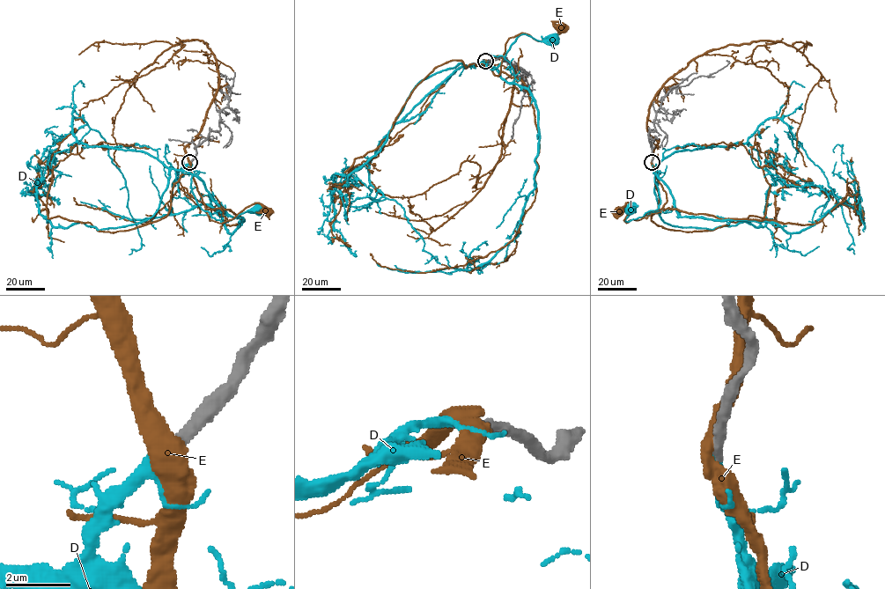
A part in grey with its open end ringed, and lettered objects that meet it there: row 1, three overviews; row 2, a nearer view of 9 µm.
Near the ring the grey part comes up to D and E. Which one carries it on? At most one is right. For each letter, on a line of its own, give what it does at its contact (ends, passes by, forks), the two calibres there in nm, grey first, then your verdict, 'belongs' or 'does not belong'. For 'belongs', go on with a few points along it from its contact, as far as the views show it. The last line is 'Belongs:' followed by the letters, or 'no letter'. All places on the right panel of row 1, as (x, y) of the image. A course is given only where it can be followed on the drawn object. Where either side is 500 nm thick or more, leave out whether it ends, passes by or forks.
D: it passes by | 360/240 nm | belongs | via (652, 162), (660, 196), (659, 207), (627, 221), (632, 211), (629, 211)
E: 400/500 nm | does not belong
Belongs: D

